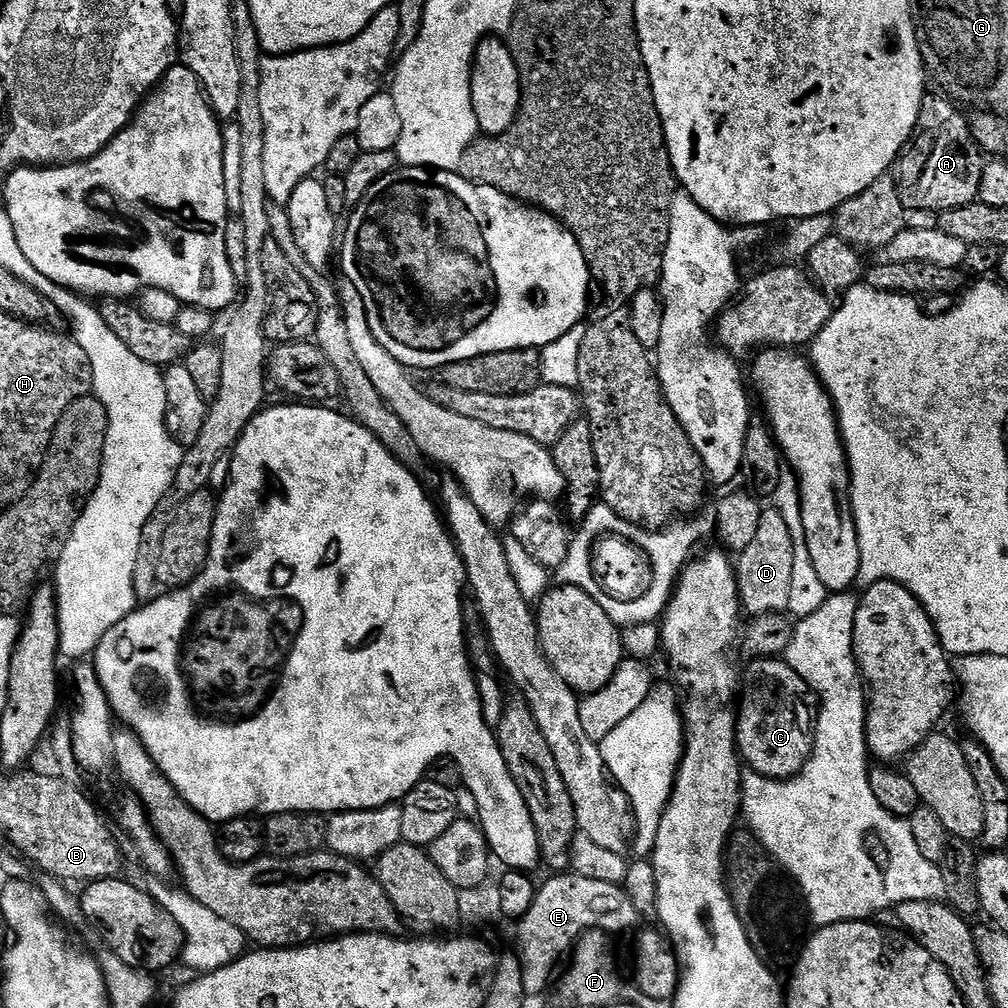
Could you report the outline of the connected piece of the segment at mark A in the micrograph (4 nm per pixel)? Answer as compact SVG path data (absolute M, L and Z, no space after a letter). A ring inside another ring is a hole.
M925 95L916 129L896 157L890 175L896 183L898 198L902 198L904 209L939 214L977 203L986 160L972 136L969 117L964 117L949 97L935 95Z

